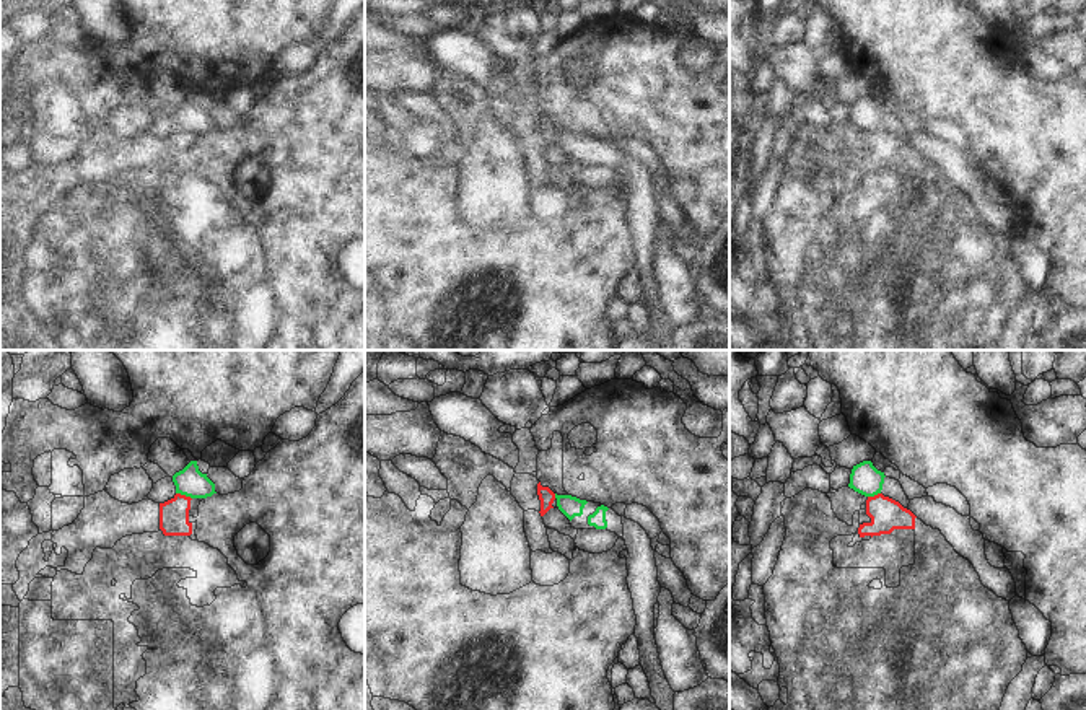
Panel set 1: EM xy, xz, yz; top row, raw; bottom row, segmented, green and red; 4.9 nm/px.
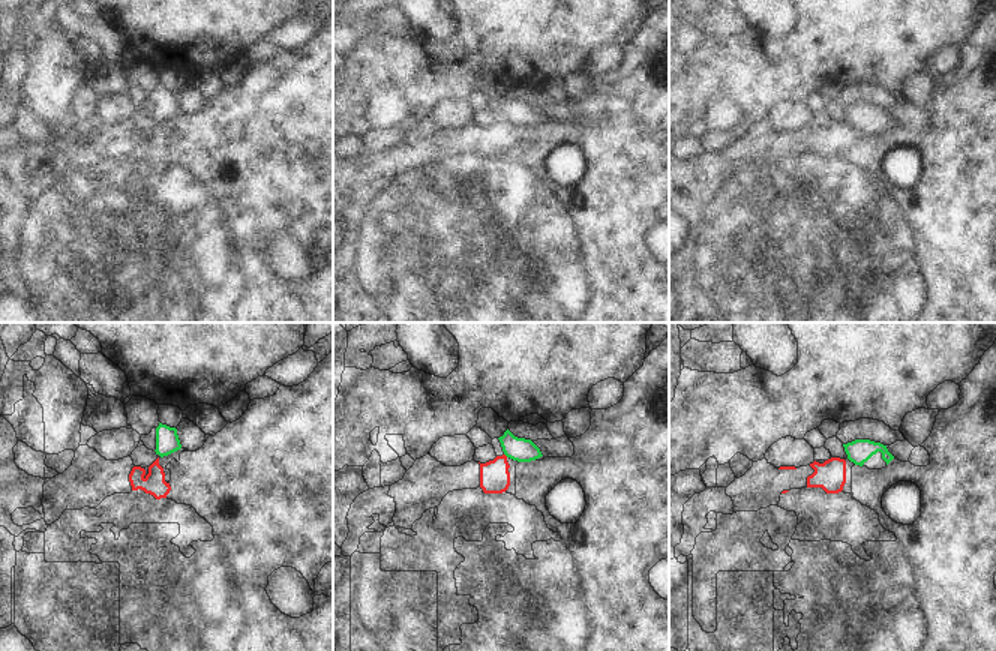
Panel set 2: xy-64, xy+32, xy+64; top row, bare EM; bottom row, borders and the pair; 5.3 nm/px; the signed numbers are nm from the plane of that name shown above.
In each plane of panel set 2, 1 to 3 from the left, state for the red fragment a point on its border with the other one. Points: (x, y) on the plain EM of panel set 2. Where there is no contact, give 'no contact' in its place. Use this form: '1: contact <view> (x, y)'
1: no contact
2: contact xy+32 (506, 119)
3: no contact

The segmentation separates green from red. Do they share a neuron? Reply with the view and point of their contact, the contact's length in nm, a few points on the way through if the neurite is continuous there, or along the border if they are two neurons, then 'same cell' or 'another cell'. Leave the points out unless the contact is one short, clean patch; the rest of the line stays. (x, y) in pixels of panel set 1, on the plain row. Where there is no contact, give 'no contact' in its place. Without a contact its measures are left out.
xy (184, 129) | 90 nm | along xy (176, 127), (191, 134) | another cell

